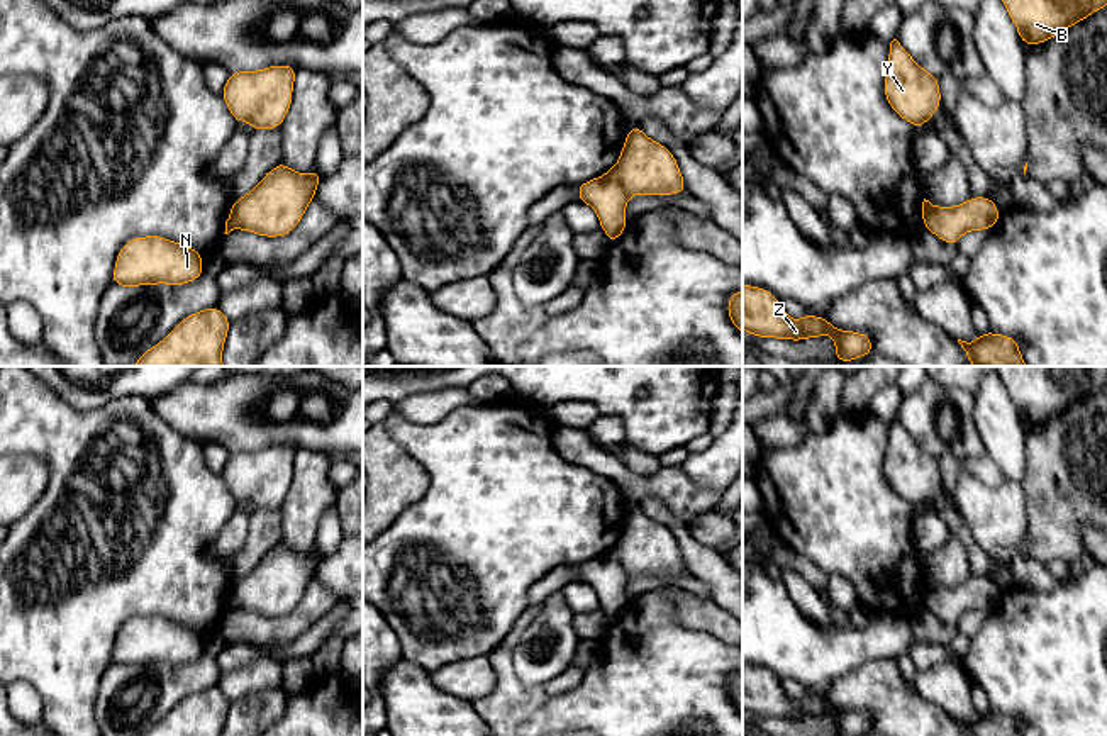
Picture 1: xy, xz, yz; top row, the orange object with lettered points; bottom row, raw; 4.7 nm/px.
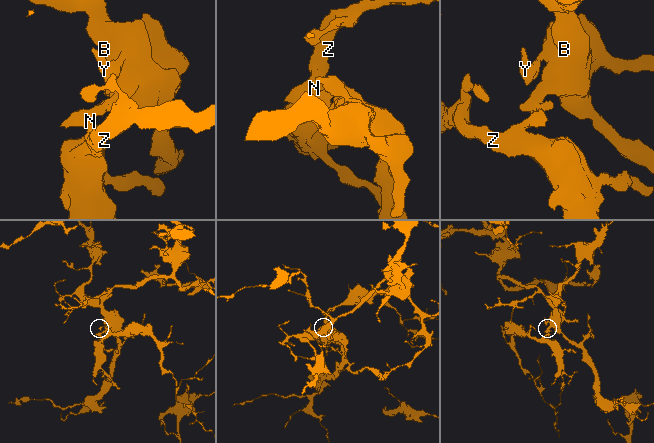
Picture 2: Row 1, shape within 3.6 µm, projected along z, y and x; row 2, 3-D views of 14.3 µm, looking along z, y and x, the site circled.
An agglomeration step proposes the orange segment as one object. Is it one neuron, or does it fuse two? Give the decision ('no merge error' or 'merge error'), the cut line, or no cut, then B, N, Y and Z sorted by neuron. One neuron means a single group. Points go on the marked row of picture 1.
merge error; cut in xz along (612, 170), (628, 195); B Y / N Z

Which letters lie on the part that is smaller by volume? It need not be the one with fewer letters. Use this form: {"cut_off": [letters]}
{"cut_off": ["N", "Z"]}

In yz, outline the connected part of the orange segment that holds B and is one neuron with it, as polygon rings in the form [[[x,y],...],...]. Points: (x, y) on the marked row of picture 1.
[[[1002,0],[1022,44],[1037,46],[1107,7],[1107,0]]]

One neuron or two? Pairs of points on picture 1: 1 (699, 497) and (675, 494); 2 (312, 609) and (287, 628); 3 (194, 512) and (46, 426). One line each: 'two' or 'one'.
1: one
2: one
3: one

